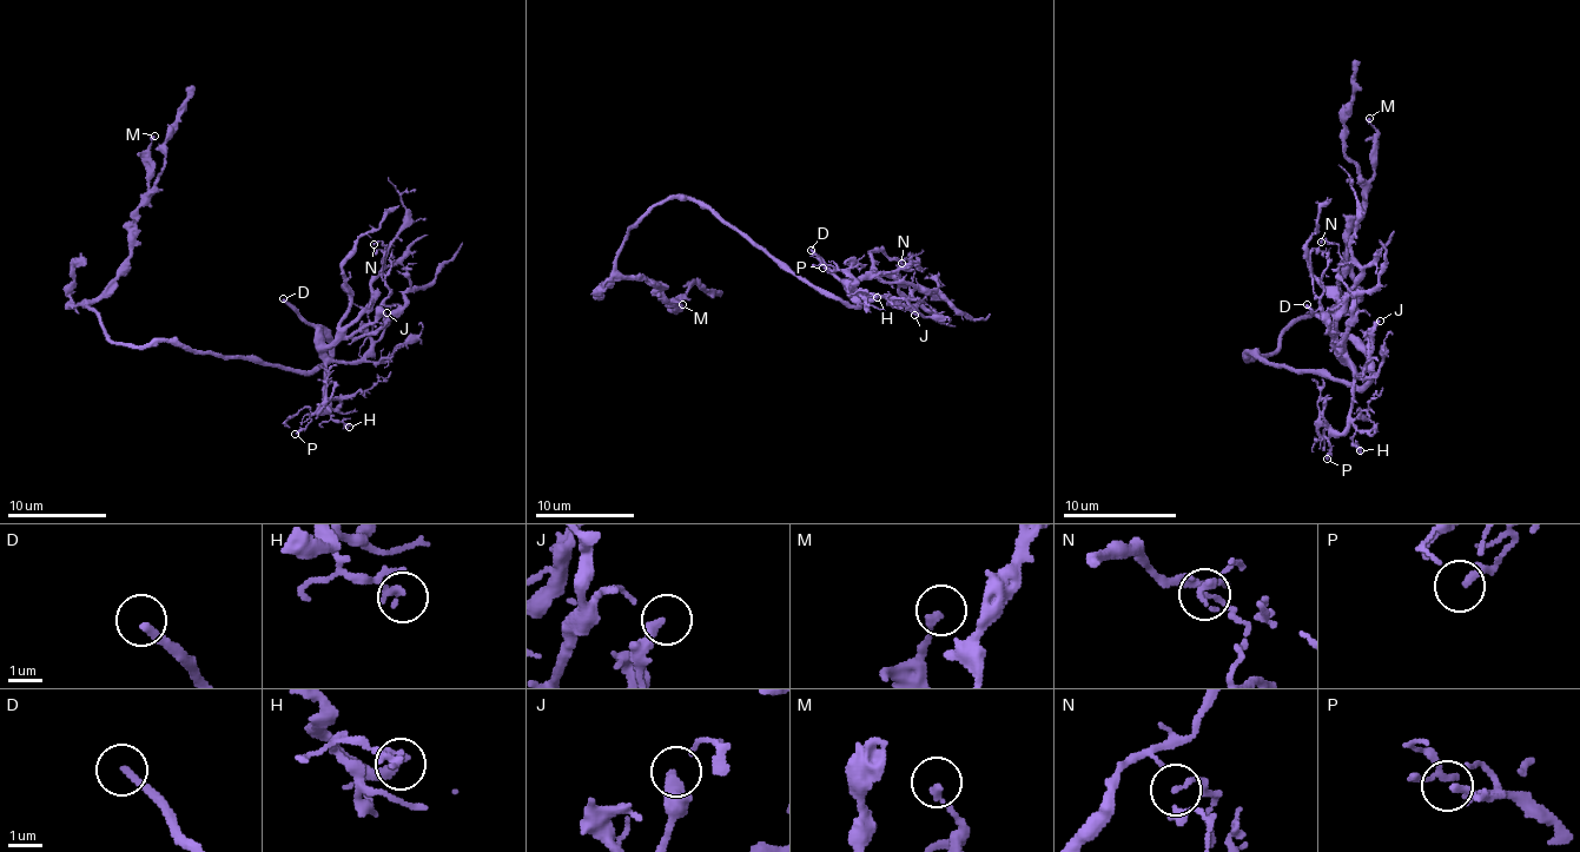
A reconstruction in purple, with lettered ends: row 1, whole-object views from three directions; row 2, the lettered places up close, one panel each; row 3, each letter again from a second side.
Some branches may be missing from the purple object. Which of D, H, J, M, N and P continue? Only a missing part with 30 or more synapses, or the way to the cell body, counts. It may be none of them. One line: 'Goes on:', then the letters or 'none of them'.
Goes on: D

